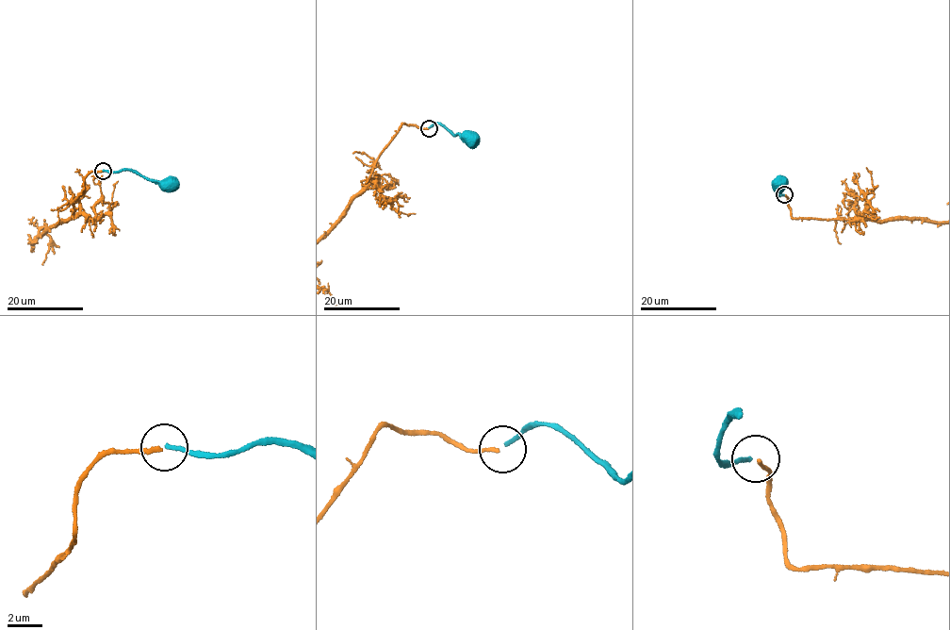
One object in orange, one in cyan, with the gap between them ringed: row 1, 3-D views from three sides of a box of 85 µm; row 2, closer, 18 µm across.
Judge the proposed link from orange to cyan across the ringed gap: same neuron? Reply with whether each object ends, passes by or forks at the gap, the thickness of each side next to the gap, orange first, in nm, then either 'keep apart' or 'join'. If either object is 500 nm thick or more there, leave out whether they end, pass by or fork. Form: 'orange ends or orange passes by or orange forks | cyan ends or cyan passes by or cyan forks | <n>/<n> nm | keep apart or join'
orange ends | cyan ends | 200/200 nm | join

